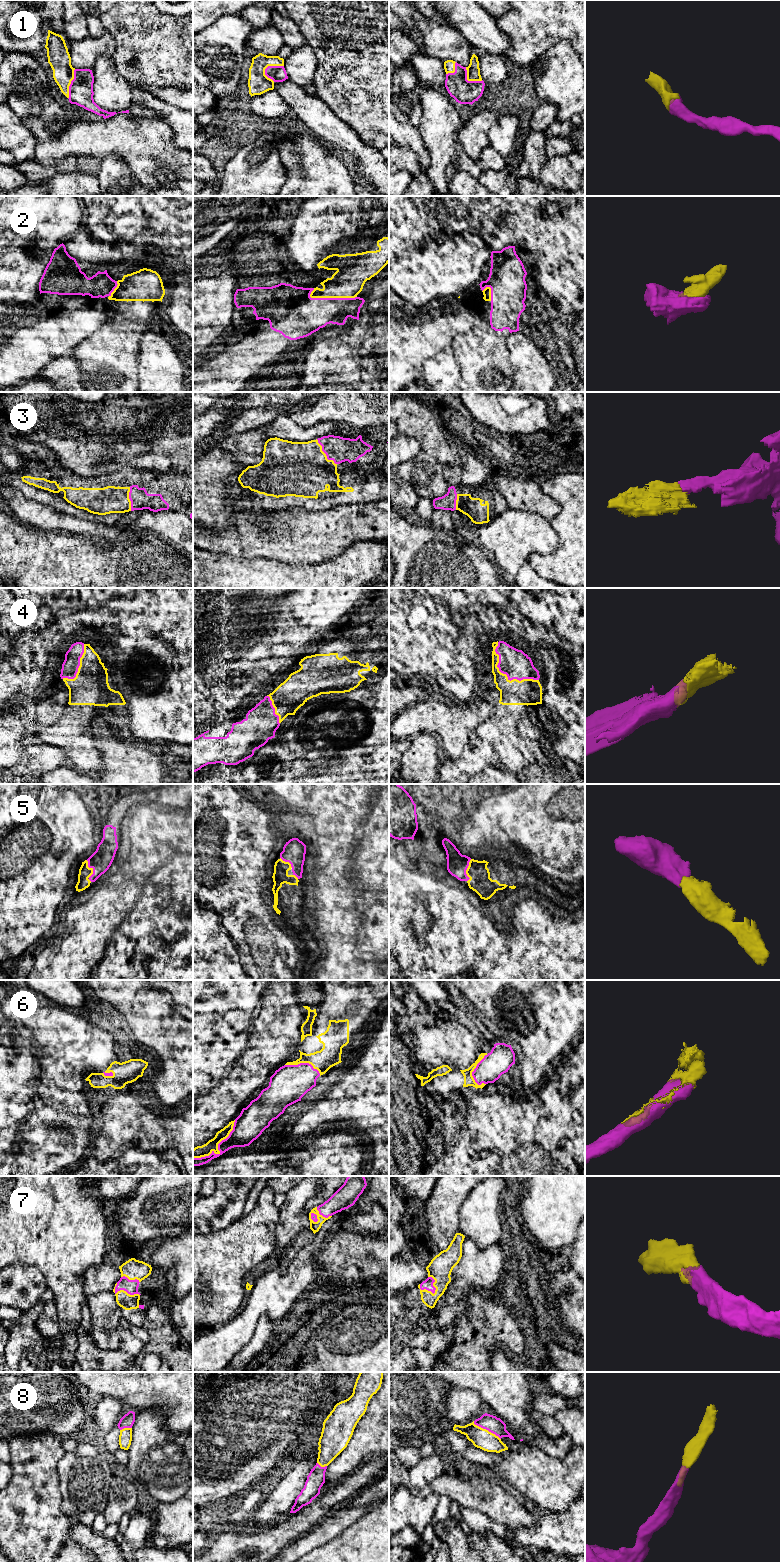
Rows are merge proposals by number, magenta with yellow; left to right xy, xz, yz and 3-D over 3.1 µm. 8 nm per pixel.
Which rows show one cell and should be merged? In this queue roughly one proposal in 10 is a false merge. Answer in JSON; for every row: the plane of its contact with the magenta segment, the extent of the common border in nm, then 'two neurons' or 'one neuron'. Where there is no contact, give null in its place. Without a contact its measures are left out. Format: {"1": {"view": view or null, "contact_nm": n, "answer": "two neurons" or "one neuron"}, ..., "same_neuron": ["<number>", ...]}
{"1": {"view": "xz", "contact_nm": 180, "answer": "one neuron"}, "2": {"view": "xz", "contact_nm": 380, "answer": "one neuron"}, "3": {"view": "xz", "contact_nm": 260, "answer": "one neuron"}, "4": {"view": "yz", "contact_nm": 460, "answer": "one neuron"}, "5": {"view": "yz", "contact_nm": 190, "answer": "one neuron"}, "6": {"view": "xz", "contact_nm": 460, "answer": "one neuron"}, "7": {"view": "yz", "contact_nm": 160, "answer": "one neuron"}, "8": {"view": "yz", "contact_nm": 260, "answer": "one neuron"}, "same_neuron": ["1", "2", "3", "4", "5", "6", "7", "8"]}

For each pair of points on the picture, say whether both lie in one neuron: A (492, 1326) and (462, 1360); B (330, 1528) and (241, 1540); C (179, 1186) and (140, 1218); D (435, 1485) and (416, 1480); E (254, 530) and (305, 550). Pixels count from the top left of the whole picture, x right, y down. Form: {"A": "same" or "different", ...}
{"A": "same", "B": "different", "C": "same", "D": "different", "E": "same"}

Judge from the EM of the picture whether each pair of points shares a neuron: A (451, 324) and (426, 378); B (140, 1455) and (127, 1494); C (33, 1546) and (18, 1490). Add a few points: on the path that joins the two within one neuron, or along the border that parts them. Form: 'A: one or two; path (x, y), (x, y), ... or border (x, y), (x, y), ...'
A: two; border (442, 349), (425, 361), (423, 371)
B: two; border (127, 1476), (134, 1484)
C: one; path (33, 1532), (27, 1523), (27, 1504)

